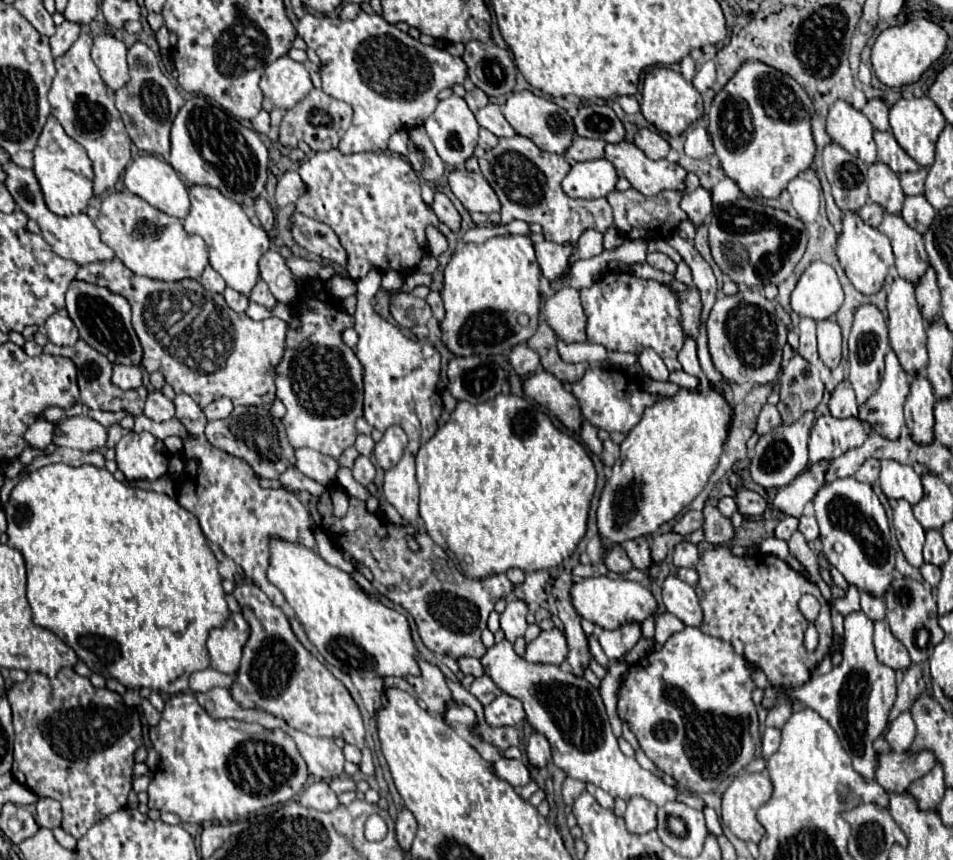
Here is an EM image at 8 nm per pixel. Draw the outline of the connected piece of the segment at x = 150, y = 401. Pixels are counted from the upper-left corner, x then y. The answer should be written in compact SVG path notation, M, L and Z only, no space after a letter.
M149 391L145 403L145 415L153 421L169 421L175 415L175 405L161 391Z

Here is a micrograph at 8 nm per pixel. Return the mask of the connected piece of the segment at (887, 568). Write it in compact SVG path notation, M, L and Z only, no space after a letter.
M855 477L835 479L823 485L813 499L815 517L821 529L823 555L833 567L837 567L849 585L857 585L859 591L869 591L883 597L891 585L891 571L895 569L895 553L891 553L891 533L887 525L885 509L869 483L861 483Z

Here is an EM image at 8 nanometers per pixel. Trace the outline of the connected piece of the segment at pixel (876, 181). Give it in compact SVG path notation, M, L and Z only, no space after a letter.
M875 161L869 167L869 197L883 205L887 213L901 213L905 193L899 183L899 173L895 173L889 165L883 165L883 161Z

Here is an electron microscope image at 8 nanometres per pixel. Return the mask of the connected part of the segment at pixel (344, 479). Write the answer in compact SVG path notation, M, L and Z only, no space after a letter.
M339 467L339 473L337 473L337 485L351 497L357 497L361 501L367 501L369 499L369 491L359 485L353 475L351 475L351 469L345 469L345 467Z

